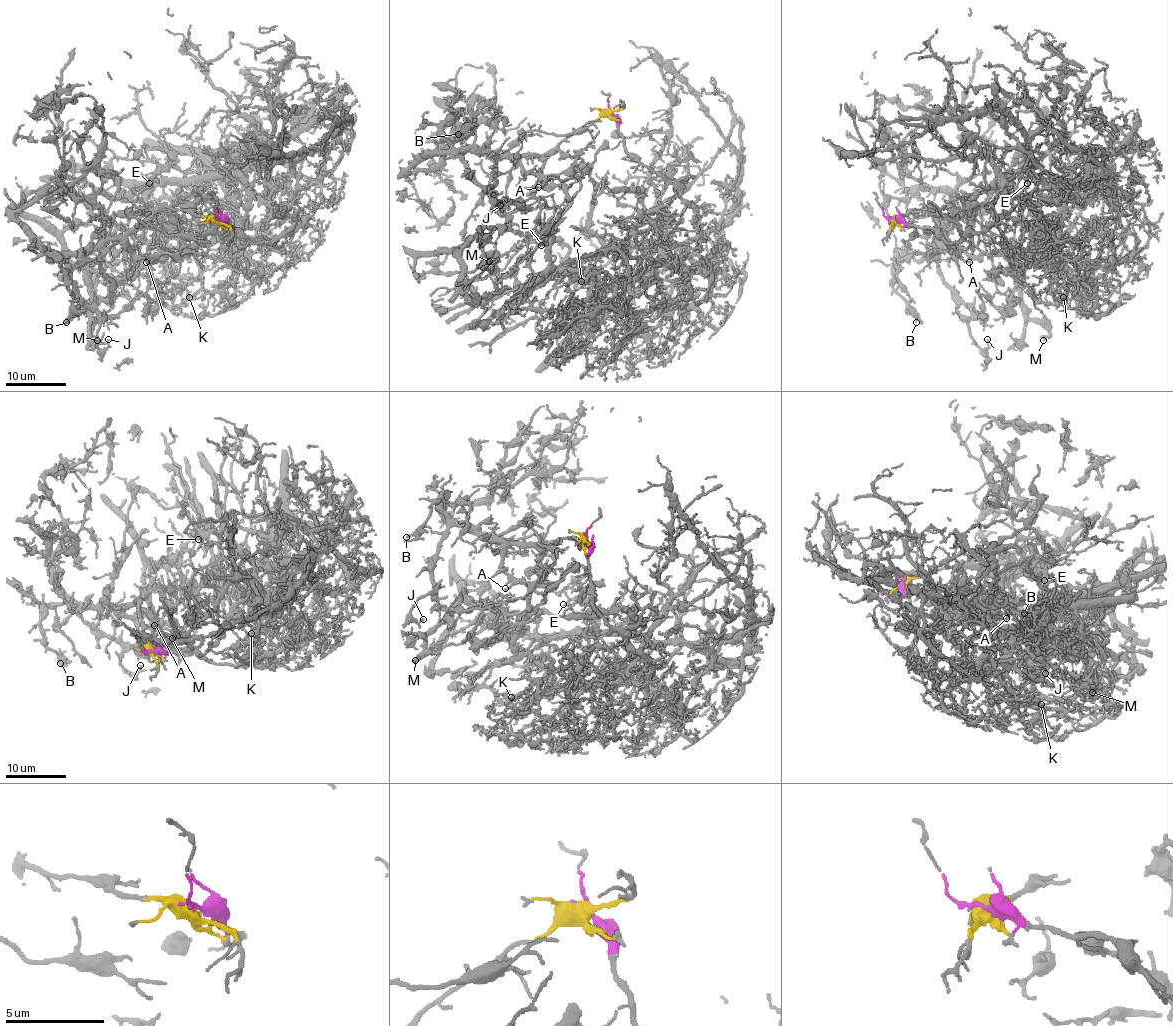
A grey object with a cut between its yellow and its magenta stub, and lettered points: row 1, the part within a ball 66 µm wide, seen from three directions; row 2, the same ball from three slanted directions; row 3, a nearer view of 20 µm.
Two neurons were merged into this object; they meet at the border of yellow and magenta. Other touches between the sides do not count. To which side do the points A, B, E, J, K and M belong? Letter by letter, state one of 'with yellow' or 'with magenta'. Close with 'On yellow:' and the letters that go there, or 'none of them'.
A: with yellow
B: with yellow
E: with magenta
J: with yellow
K: with magenta
M: with yellow
On yellow: A, B, J, M

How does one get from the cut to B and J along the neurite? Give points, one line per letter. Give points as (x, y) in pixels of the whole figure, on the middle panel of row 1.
B: (610, 111), (542, 155), (457, 150), (442, 123), (453, 111), (463, 115), (459, 134)
J: (610, 111), (543, 155), (460, 152), (466, 171), (480, 185), (492, 186), (489, 195), (500, 204)

